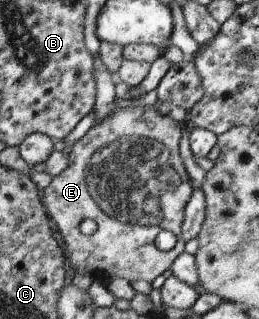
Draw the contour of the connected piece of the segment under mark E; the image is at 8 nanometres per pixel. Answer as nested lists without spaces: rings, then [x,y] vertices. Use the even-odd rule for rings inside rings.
[[[158,100],[152,106],[138,105],[135,107],[122,107],[118,108],[111,115],[103,118],[100,122],[95,123],[78,141],[73,144],[72,151],[69,155],[69,165],[64,172],[52,179],[51,184],[45,188],[44,198],[42,199],[43,205],[48,210],[50,218],[54,218],[64,247],[62,248],[66,254],[72,255],[73,263],[77,266],[76,272],[91,272],[95,279],[99,279],[105,286],[112,280],[112,278],[126,278],[132,280],[146,280],[152,281],[160,274],[164,274],[168,268],[171,268],[172,263],[184,252],[185,240],[181,239],[182,236],[182,220],[186,218],[187,204],[191,200],[192,184],[190,184],[190,177],[184,164],[182,164],[182,157],[179,151],[179,142],[182,136],[182,128],[176,120],[172,119],[170,115],[160,114],[158,107],[162,102]],[[162,230],[170,230],[174,236],[179,240],[176,245],[169,251],[162,251],[154,245],[154,238]]]

